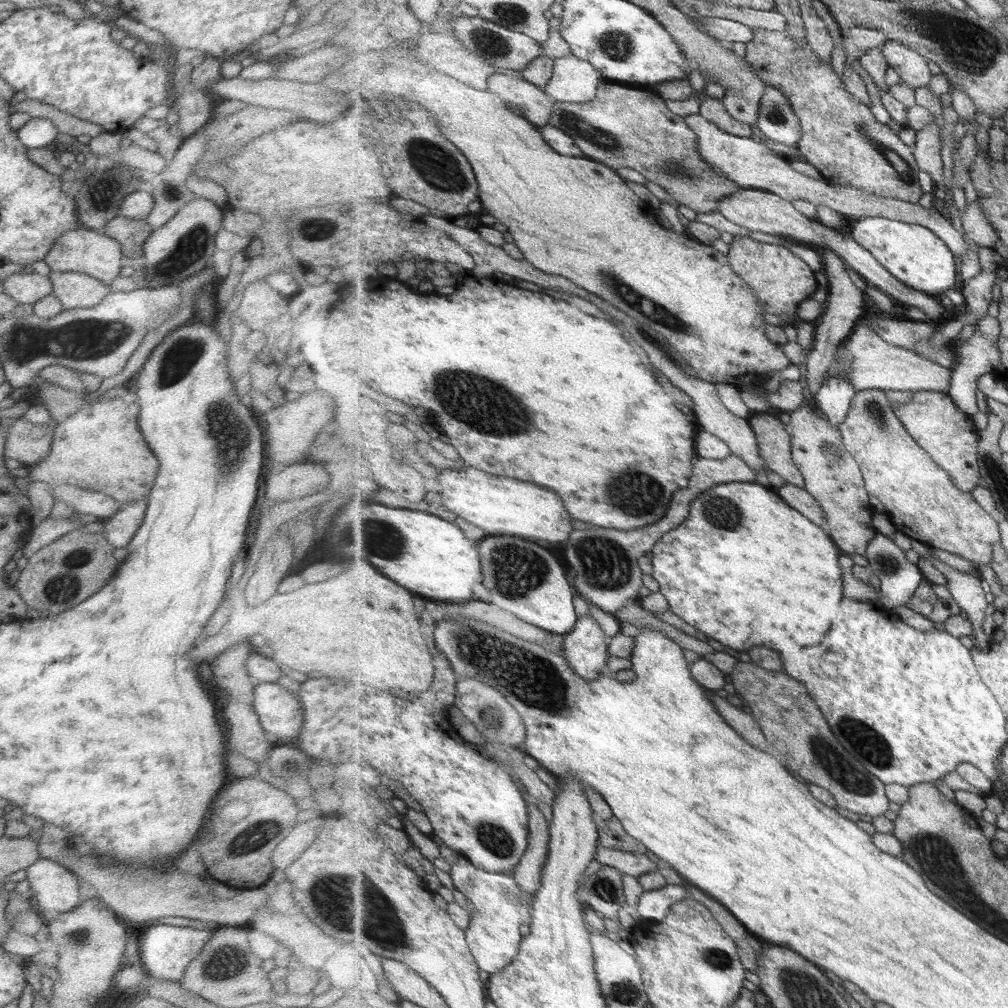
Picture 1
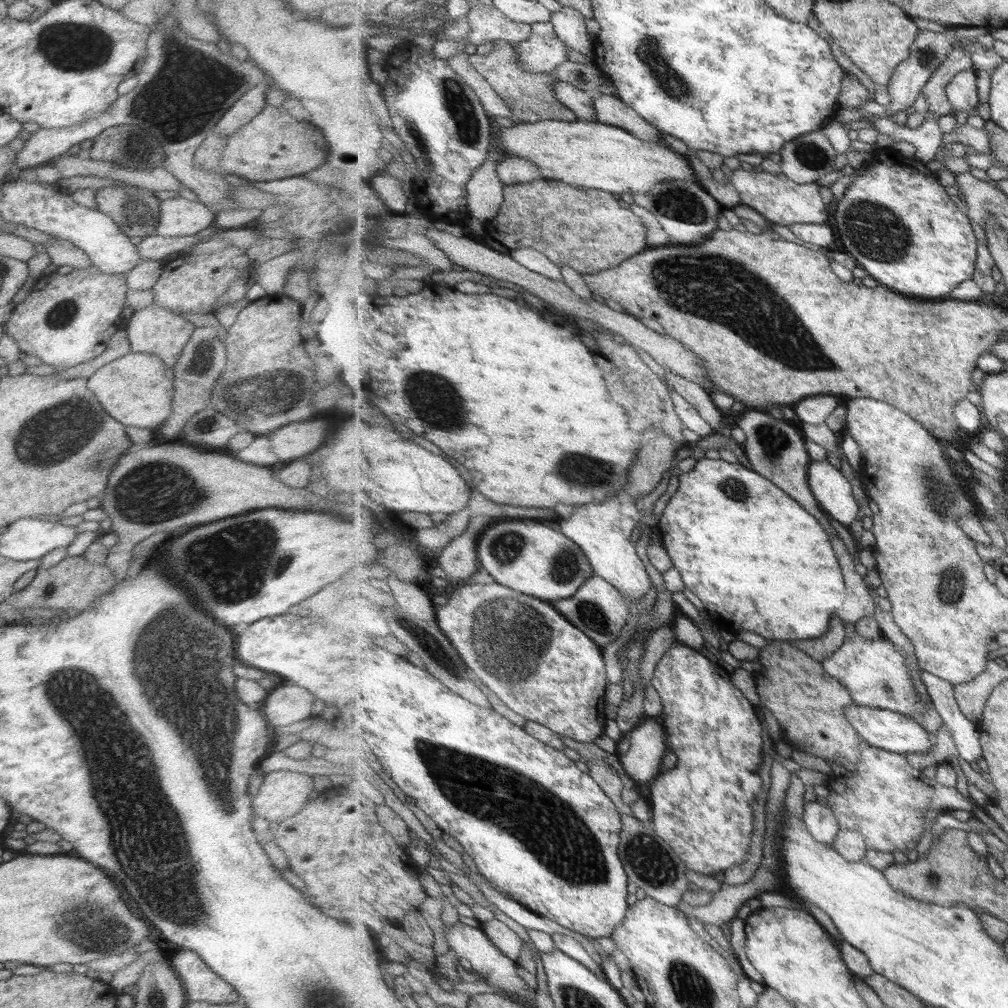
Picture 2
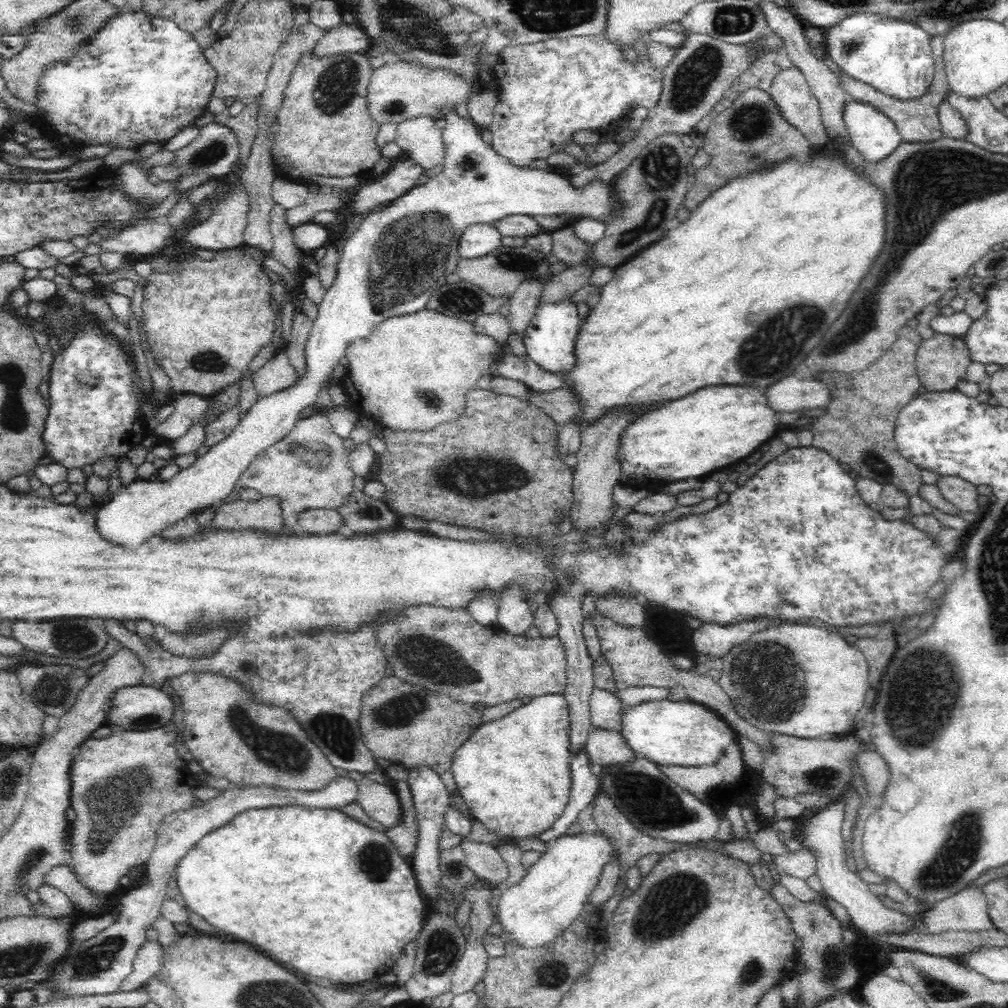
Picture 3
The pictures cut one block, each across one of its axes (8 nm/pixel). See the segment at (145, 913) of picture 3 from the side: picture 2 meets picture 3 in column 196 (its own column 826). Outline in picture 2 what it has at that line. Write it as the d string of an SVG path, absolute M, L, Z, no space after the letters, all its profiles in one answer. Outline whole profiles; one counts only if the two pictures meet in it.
M817 801L806 802L803 819L808 826L807 830L815 839L825 844L835 844L841 829L839 819L831 807L823 806Z

